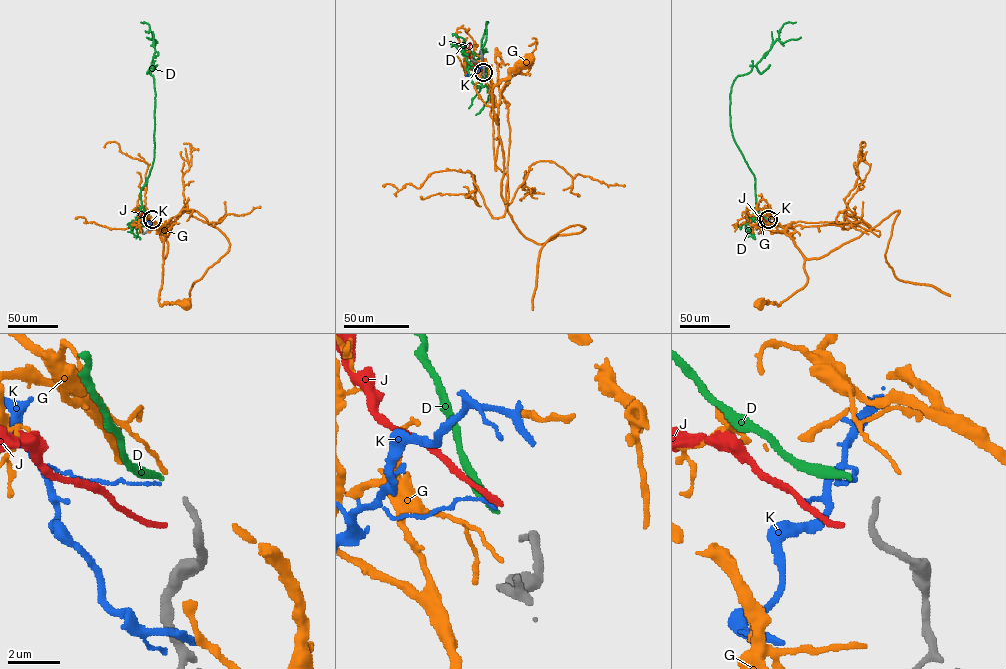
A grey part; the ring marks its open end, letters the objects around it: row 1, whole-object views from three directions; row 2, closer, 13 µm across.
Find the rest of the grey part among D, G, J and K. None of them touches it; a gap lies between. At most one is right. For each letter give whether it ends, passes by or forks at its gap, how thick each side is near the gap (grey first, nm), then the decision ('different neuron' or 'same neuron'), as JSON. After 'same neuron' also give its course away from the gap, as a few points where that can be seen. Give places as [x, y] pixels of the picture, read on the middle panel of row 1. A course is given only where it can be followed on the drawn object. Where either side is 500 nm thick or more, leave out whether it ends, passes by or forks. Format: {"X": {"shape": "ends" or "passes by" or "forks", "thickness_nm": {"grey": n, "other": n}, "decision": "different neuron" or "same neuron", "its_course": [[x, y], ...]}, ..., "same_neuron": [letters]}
{"D": {"shape": "ends", "thickness_nm": {"grey": 240, "other": 280}, "decision": "same neuron", "its_course": [[482, 71], [468, 55], [480, 53], [487, 22], [481, 43], [486, 84], [468, 108]]}, "G": {"shape": "ends", "thickness_nm": {"grey": 240, "other": 140}, "decision": "different neuron"}, "J": {"shape": "ends", "thickness_nm": {"grey": 240, "other": 200}, "decision": "different neuron"}, "K": {"shape": "ends", "thickness_nm": {"grey": 240, "other": 110}, "decision": "different neuron"}, "same_neuron": ["D"]}

